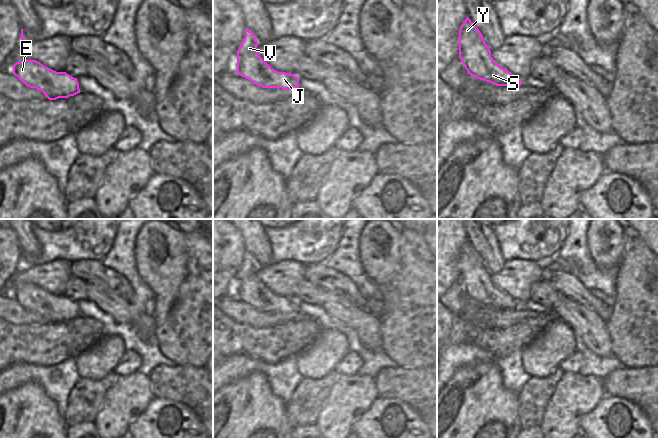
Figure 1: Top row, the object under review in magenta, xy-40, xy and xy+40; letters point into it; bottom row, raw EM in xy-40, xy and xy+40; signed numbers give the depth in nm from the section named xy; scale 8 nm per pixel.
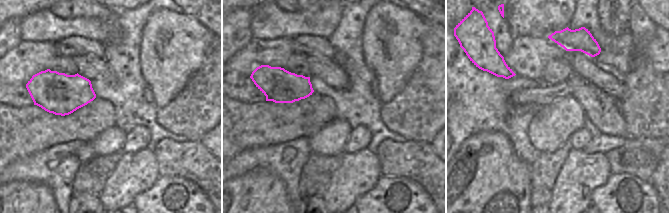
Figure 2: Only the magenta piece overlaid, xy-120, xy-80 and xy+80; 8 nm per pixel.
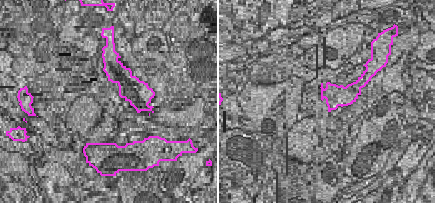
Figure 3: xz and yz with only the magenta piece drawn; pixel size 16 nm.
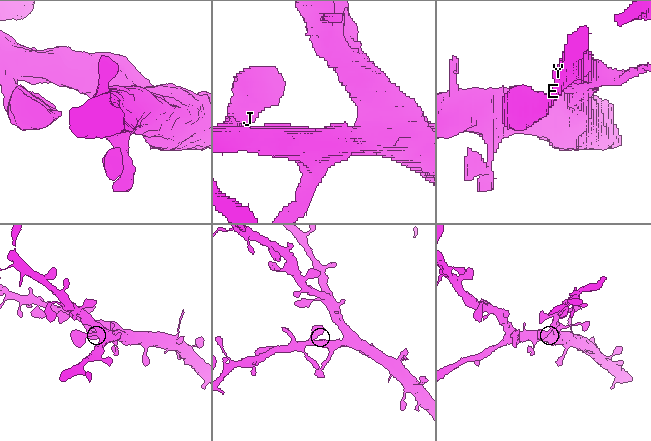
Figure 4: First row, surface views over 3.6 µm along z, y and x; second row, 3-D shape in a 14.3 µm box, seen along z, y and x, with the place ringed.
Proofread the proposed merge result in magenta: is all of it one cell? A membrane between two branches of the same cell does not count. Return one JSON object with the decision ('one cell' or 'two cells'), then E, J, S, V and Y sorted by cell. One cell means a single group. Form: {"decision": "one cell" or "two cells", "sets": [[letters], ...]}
{"decision": "one cell", "sets": [["E", "J", "S", "V", "Y"]]}

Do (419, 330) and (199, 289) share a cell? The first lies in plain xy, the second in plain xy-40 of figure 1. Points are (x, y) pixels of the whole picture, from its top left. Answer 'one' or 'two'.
one

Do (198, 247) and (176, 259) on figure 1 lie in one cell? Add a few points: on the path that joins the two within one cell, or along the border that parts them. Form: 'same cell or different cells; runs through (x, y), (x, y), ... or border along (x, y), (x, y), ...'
different cells; border along (183, 234), (186, 250), (185, 277)

